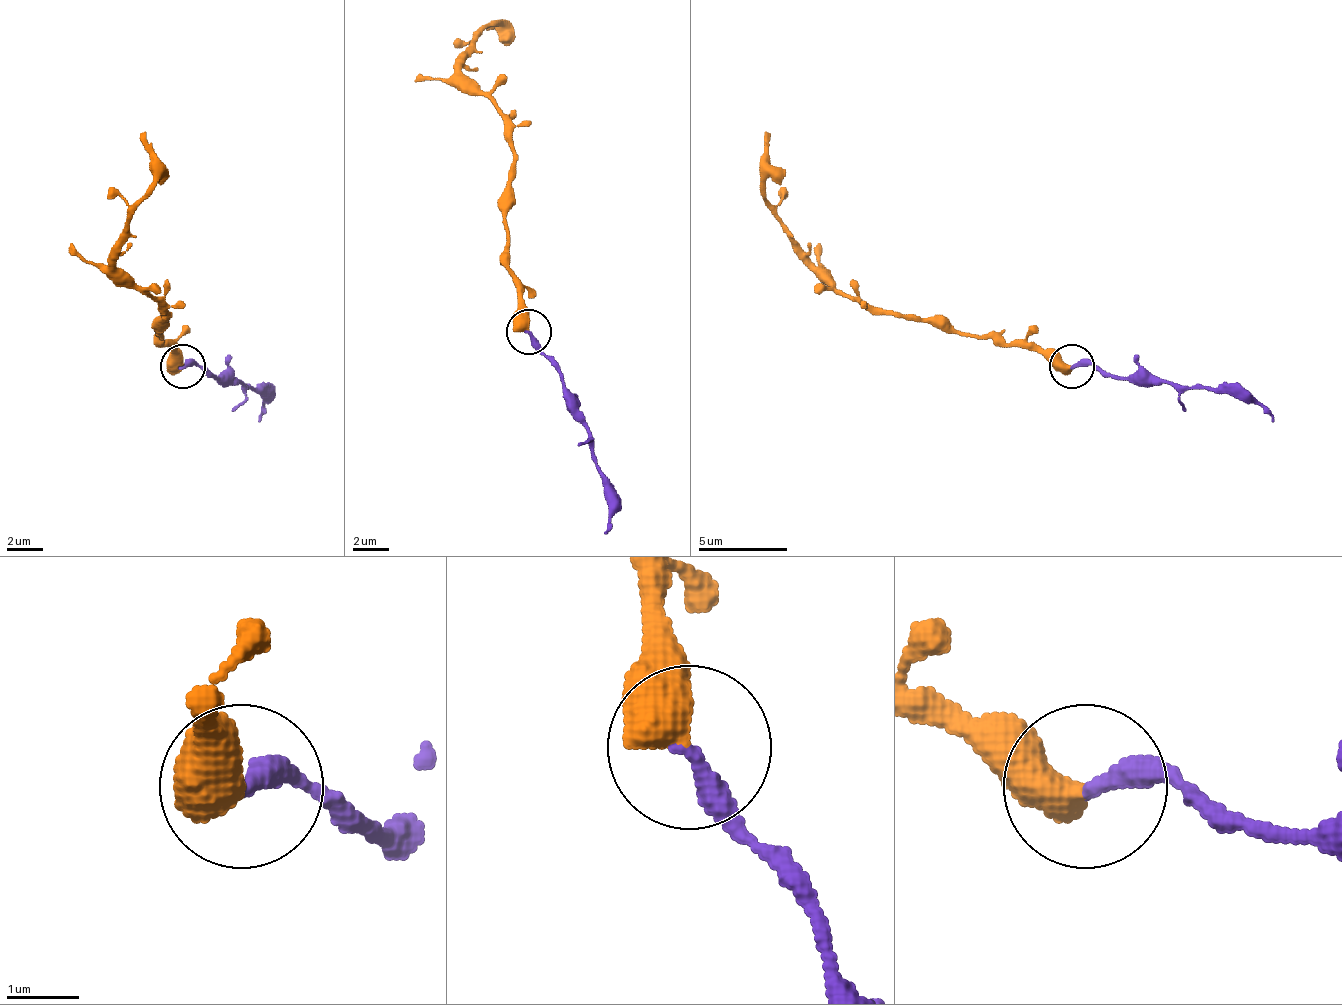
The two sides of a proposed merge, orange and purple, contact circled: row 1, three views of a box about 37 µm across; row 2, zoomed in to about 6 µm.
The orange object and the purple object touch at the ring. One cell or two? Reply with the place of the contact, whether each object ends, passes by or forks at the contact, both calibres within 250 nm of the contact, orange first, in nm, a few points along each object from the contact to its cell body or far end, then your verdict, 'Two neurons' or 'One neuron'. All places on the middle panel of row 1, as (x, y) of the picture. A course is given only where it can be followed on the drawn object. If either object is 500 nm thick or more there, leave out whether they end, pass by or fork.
Place: (529, 331). Thickness 500 nm (orange) against 280 nm. Course of orange: (528, 330), (528, 312), (505, 250), (510, 129), (460, 71), (469, 44), (487, 26), (501, 26), (492, 26). Course of purple: (528, 330), (559, 375), (568, 411), (586, 429), (608, 513), (604, 531). Two neurons

